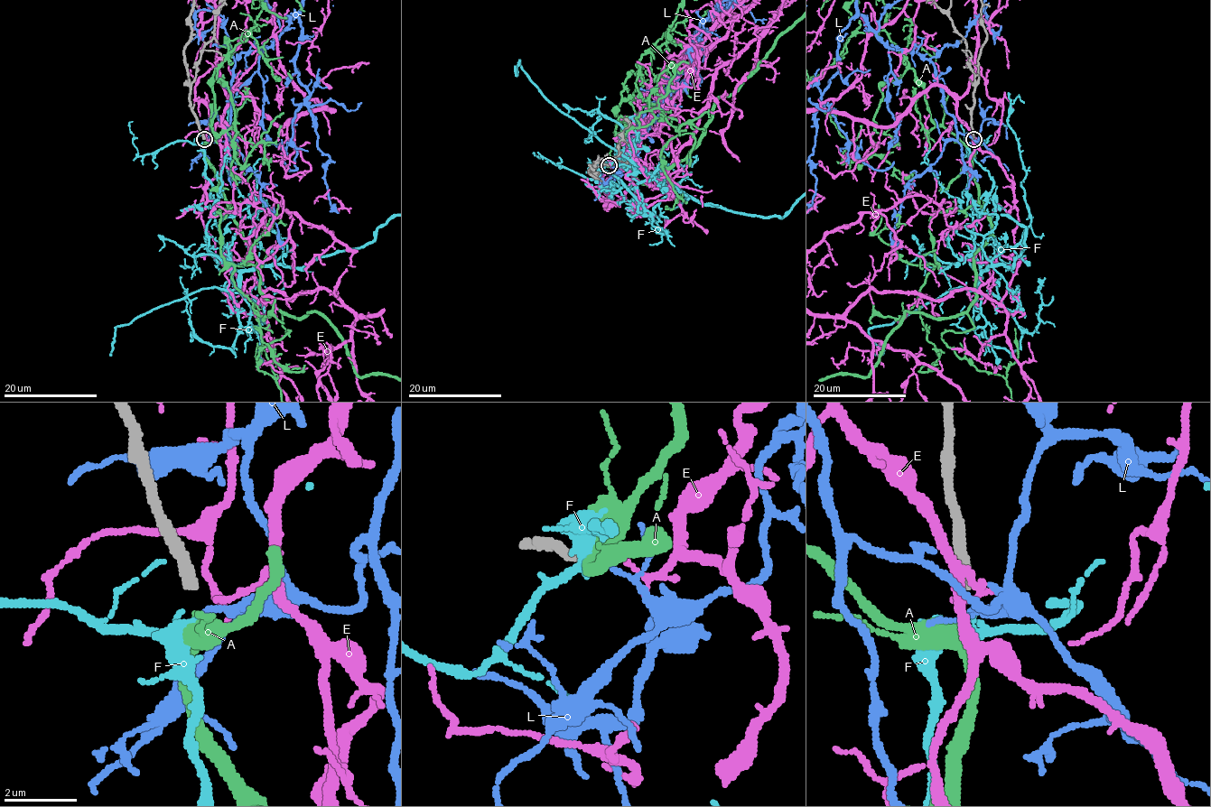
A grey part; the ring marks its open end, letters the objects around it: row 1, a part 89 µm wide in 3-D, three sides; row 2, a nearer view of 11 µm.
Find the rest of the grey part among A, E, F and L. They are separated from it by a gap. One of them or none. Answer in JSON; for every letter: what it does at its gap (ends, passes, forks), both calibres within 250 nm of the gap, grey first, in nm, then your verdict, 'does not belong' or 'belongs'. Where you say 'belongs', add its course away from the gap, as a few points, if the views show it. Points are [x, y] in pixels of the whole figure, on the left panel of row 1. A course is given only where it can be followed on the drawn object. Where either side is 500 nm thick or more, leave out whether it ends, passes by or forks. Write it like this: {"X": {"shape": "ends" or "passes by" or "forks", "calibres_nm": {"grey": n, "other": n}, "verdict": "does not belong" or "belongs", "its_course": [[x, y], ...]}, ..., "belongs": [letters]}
{"A": {"shape": "passes by", "calibres_nm": {"grey": 320, "other": 360}, "verdict": "belongs"}, "E": {"shape": "passes by", "calibres_nm": {"grey": 320, "other": 90}, "verdict": "does not belong"}, "F": {"shape": "passes by", "calibres_nm": {"grey": 320, "other": 200}, "verdict": "does not belong"}, "L": {"shape": "passes by", "calibres_nm": {"grey": 320, "other": 110}, "verdict": "does not belong"}, "belongs": ["A"]}

